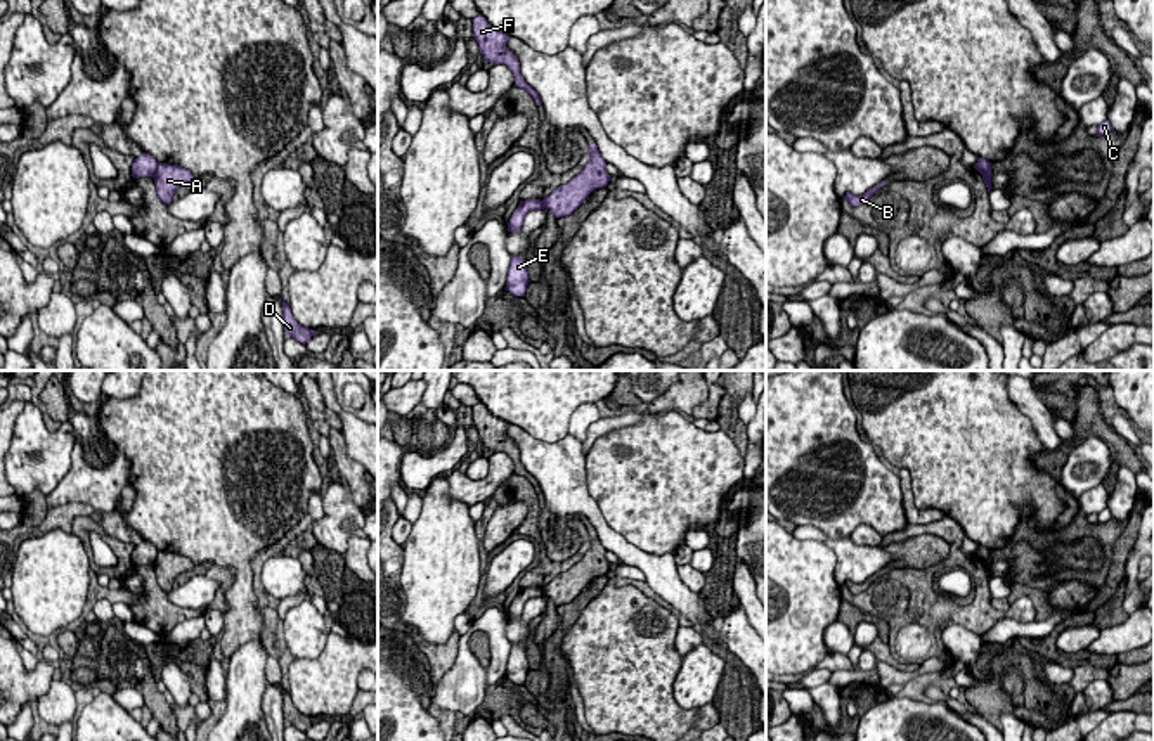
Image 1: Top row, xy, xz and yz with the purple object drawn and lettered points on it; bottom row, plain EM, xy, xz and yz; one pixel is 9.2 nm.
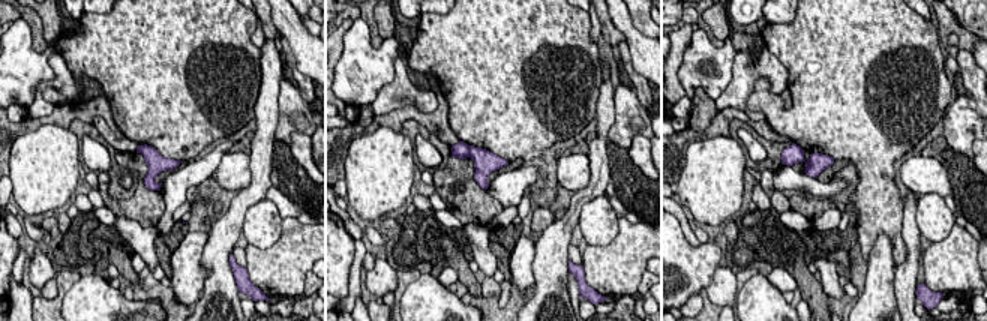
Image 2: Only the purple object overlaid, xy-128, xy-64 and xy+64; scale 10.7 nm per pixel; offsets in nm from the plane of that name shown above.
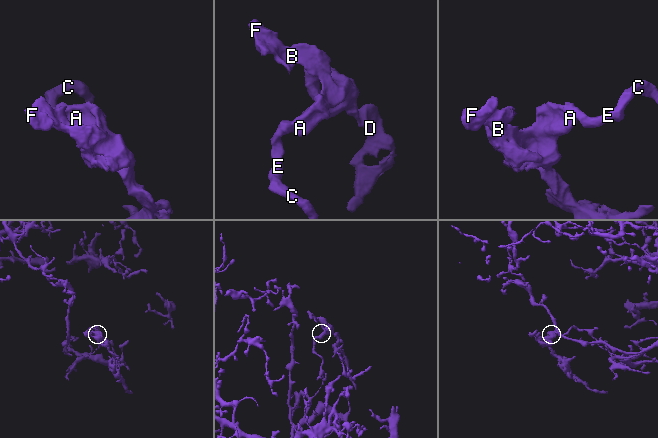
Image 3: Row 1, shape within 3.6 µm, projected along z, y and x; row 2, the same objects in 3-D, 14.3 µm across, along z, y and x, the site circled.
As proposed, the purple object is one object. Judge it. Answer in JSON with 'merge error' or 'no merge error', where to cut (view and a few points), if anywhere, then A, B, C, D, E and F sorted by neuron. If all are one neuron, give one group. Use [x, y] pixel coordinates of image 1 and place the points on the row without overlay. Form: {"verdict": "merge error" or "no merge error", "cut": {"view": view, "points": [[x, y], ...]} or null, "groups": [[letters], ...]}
{"verdict": "merge error", "cut": {"view": "xy", "points": [[158, 551], [153, 565]]}, "groups": [["A", "B", "D", "F"], ["C", "E"]]}

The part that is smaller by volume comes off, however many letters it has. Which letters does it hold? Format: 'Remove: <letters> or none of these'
Remove: A, B, D, F

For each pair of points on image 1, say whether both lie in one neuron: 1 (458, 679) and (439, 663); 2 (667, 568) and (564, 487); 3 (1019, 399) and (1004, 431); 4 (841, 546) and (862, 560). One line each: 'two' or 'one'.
1: two
2: one
3: two
4: one

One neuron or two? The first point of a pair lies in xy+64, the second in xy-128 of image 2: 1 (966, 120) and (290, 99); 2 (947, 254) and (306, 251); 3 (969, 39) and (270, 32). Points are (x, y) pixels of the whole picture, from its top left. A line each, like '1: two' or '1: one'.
1: one
2: one
3: one

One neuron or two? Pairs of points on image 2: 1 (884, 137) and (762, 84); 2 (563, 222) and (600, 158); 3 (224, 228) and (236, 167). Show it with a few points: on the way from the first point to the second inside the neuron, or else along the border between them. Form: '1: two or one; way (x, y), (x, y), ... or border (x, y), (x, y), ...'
1: one; way (851, 122), (788, 122), (783, 117)
2: one; way (576, 206), (599, 182), (600, 174)
3: two; border (249, 158), (251, 182), (236, 192)

